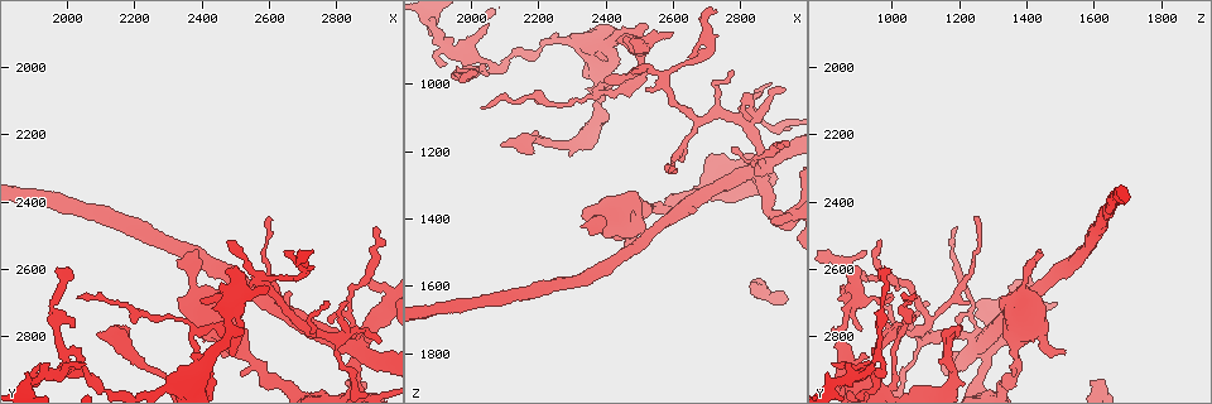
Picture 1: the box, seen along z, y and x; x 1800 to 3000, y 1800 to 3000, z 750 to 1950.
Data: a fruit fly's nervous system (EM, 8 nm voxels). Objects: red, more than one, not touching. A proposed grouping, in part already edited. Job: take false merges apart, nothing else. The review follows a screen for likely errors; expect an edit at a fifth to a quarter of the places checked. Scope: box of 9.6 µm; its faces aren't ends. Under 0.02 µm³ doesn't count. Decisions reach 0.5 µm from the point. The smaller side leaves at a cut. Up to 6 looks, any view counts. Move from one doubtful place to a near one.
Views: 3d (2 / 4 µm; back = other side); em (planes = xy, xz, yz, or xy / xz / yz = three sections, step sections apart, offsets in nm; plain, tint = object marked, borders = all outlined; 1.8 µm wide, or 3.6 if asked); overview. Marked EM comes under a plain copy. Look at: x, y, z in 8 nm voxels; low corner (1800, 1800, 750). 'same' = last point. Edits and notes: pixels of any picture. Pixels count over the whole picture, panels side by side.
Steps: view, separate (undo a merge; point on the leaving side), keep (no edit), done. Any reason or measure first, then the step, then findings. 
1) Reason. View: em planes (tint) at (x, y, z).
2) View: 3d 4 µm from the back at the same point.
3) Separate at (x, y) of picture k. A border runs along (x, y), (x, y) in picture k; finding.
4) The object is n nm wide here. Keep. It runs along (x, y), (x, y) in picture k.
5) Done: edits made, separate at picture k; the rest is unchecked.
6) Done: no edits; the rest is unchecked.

Looks like a crossing. View: 3d 2 µm at (2850, 2840, 1250).

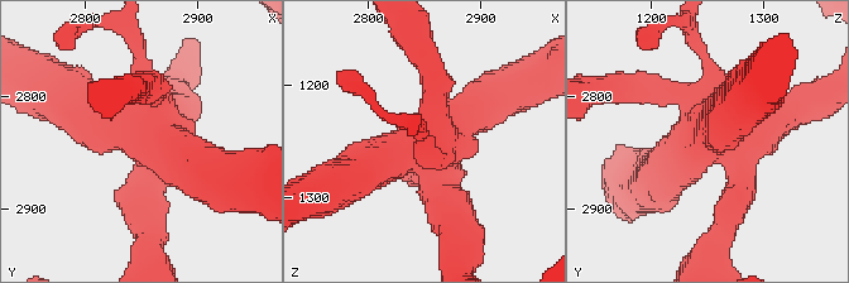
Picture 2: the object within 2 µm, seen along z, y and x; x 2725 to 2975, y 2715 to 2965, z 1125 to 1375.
View: em planes (tint) at (2852, 2836, 1260).

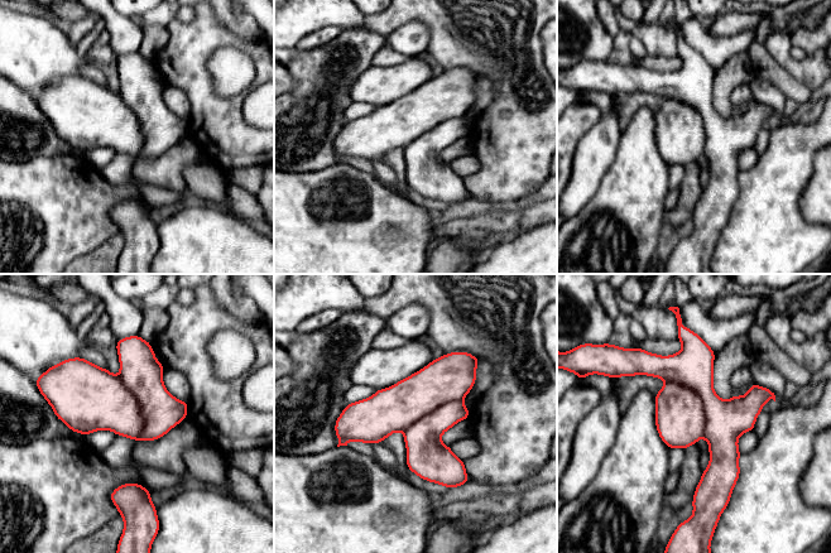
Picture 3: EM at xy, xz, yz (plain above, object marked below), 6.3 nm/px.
The object is 400 nm wide here. Separate at (680, 417) of picture 3. The part that leaves runs along (472, 366), (370, 421), (340, 422) in picture 3; a second cell is stuck on.

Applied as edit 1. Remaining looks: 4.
See it whole again. View: overview.

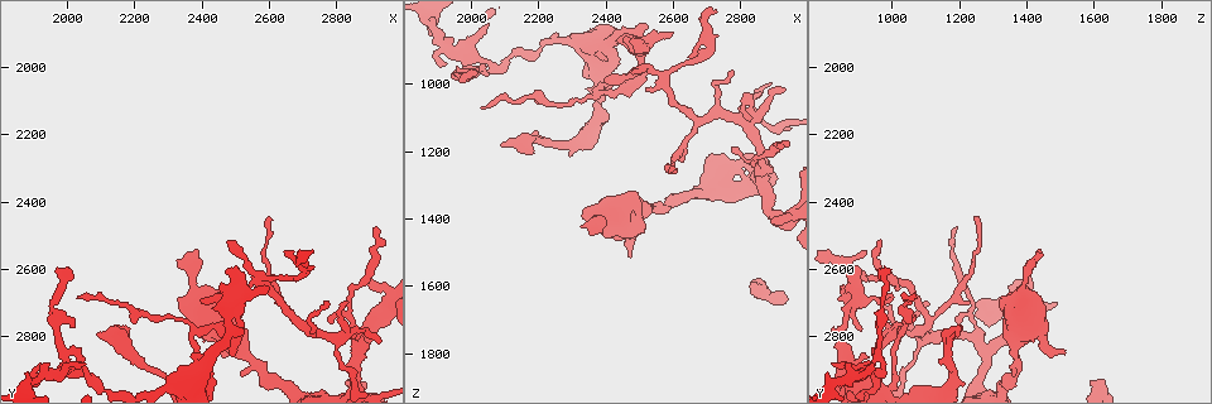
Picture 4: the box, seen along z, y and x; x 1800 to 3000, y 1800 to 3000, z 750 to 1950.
Branch point. View: em xz step 4 (tint) at (2680, 2760, 1100).

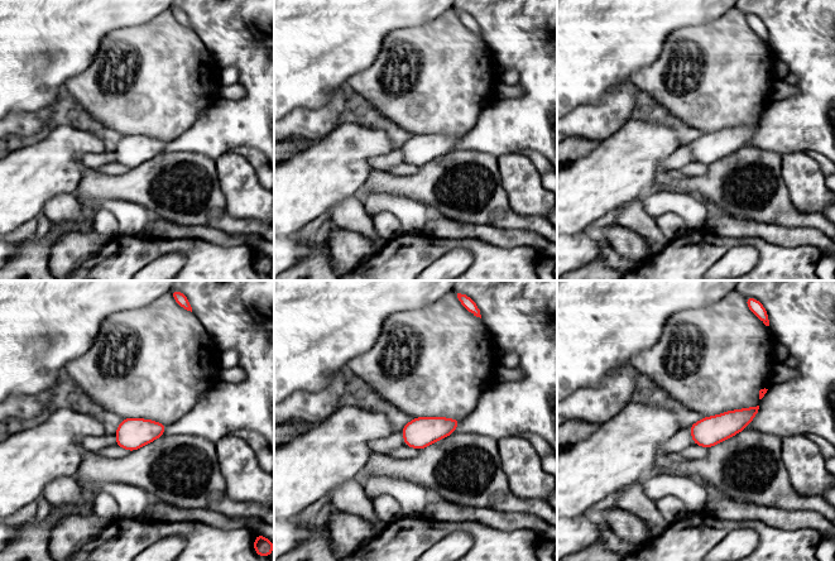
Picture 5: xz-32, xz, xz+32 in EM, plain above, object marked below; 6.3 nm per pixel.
Another direction. View: em planes (borders) at the same point.

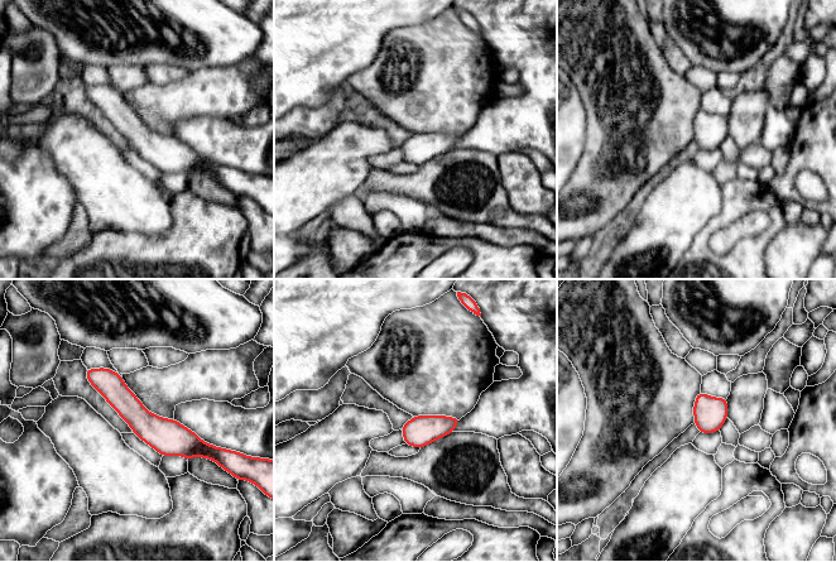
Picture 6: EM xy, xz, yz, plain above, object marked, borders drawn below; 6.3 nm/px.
The object is 200 nm wide here. Keep. It runs along (89, 371), (154, 431), (203, 447) in picture 6; continuous, no second cell.

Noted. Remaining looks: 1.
Sharp bend. View: em planes (tint) at (2070, 2920, 950).

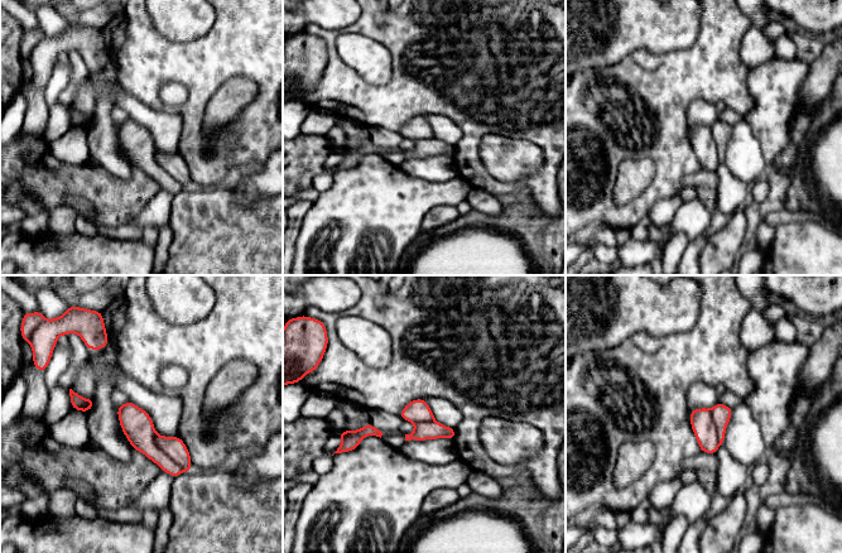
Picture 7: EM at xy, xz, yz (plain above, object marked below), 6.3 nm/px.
Separate at (138, 427) of picture 7. The part that leaves runs along (121, 408), (145, 443), (176, 472) in picture 7; a second cell is stuck on.

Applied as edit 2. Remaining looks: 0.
Done: edits made, separate at picture 3, separate at picture 7; the rest is unchecked.

